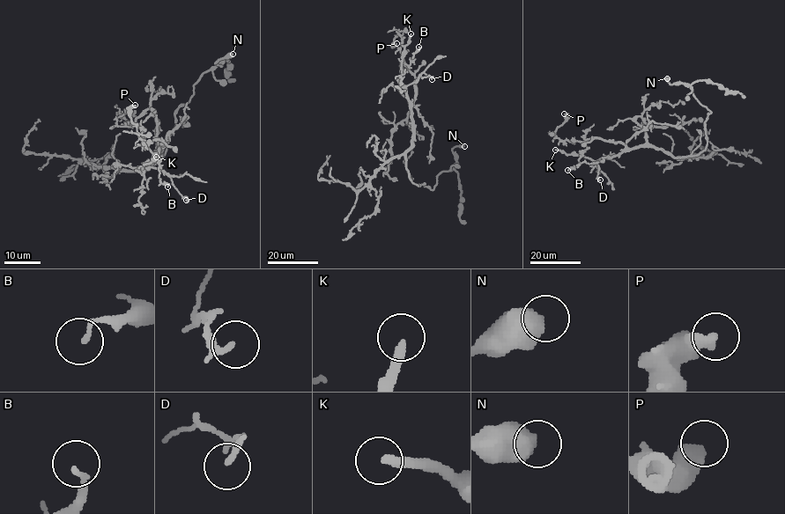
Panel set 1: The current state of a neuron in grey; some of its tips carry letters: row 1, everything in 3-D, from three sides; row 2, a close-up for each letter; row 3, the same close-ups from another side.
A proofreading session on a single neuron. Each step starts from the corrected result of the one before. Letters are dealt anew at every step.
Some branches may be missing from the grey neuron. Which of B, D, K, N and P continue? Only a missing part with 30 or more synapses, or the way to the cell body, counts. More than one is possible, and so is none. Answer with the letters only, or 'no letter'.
no letter

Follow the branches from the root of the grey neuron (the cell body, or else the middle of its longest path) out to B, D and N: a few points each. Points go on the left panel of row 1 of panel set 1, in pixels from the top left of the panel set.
B: (150, 166), (159, 157), (161, 140), (151, 140), (148, 149), (157, 159), (159, 181), (167, 187)
D: (150, 166), (157, 160), (159, 152), (149, 168), (157, 167), (165, 172), (186, 200)
N: (150, 166), (164, 154), (166, 138), (175, 126), (176, 112), (188, 102), (194, 84), (219, 59), (233, 54)

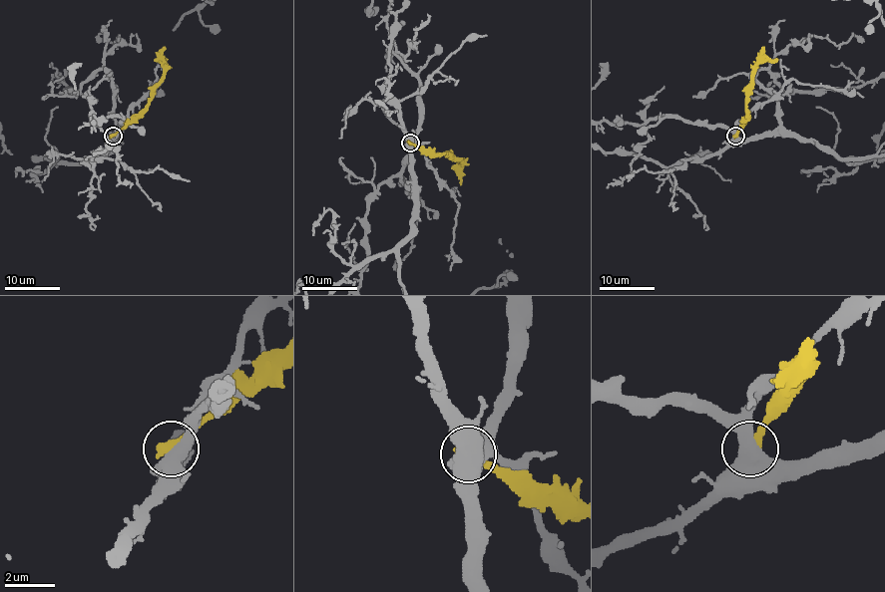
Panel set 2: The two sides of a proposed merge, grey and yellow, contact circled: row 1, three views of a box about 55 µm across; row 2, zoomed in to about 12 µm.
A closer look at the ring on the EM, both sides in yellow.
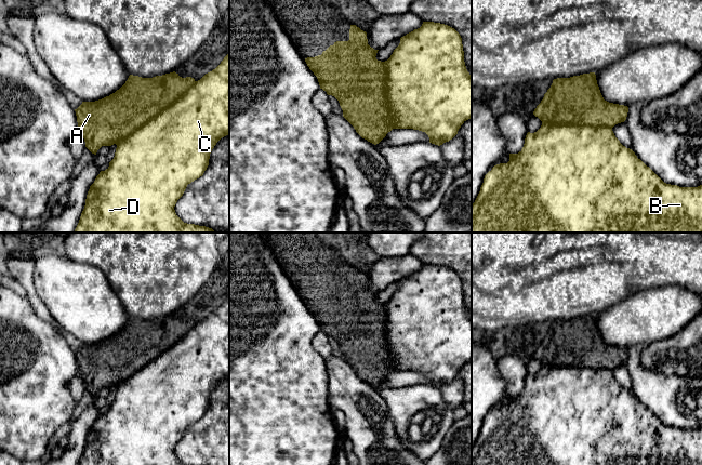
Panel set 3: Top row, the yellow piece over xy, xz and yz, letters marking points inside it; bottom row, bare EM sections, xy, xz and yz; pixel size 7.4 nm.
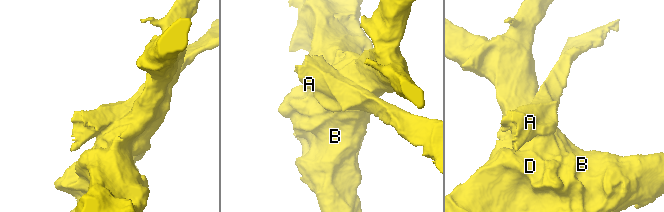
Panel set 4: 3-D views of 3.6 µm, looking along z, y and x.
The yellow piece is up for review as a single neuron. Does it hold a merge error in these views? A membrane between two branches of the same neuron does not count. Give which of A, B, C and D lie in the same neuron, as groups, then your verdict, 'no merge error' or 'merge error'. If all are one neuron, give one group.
A / B C D | merge error

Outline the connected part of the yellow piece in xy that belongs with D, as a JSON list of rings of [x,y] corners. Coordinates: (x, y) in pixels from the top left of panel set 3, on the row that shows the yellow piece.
[[[229,53],[221,64],[212,71],[206,74],[196,81],[180,98],[163,109],[160,114],[138,128],[117,144],[114,159],[105,171],[101,171],[94,183],[90,186],[87,195],[85,205],[81,213],[75,232],[216,232],[212,228],[195,224],[184,223],[175,213],[174,207],[183,196],[188,184],[203,175],[209,165],[210,154],[216,143],[229,134]]]

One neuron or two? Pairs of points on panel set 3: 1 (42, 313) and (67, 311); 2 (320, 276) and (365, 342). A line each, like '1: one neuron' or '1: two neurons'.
1: two neurons
2: one neuron

